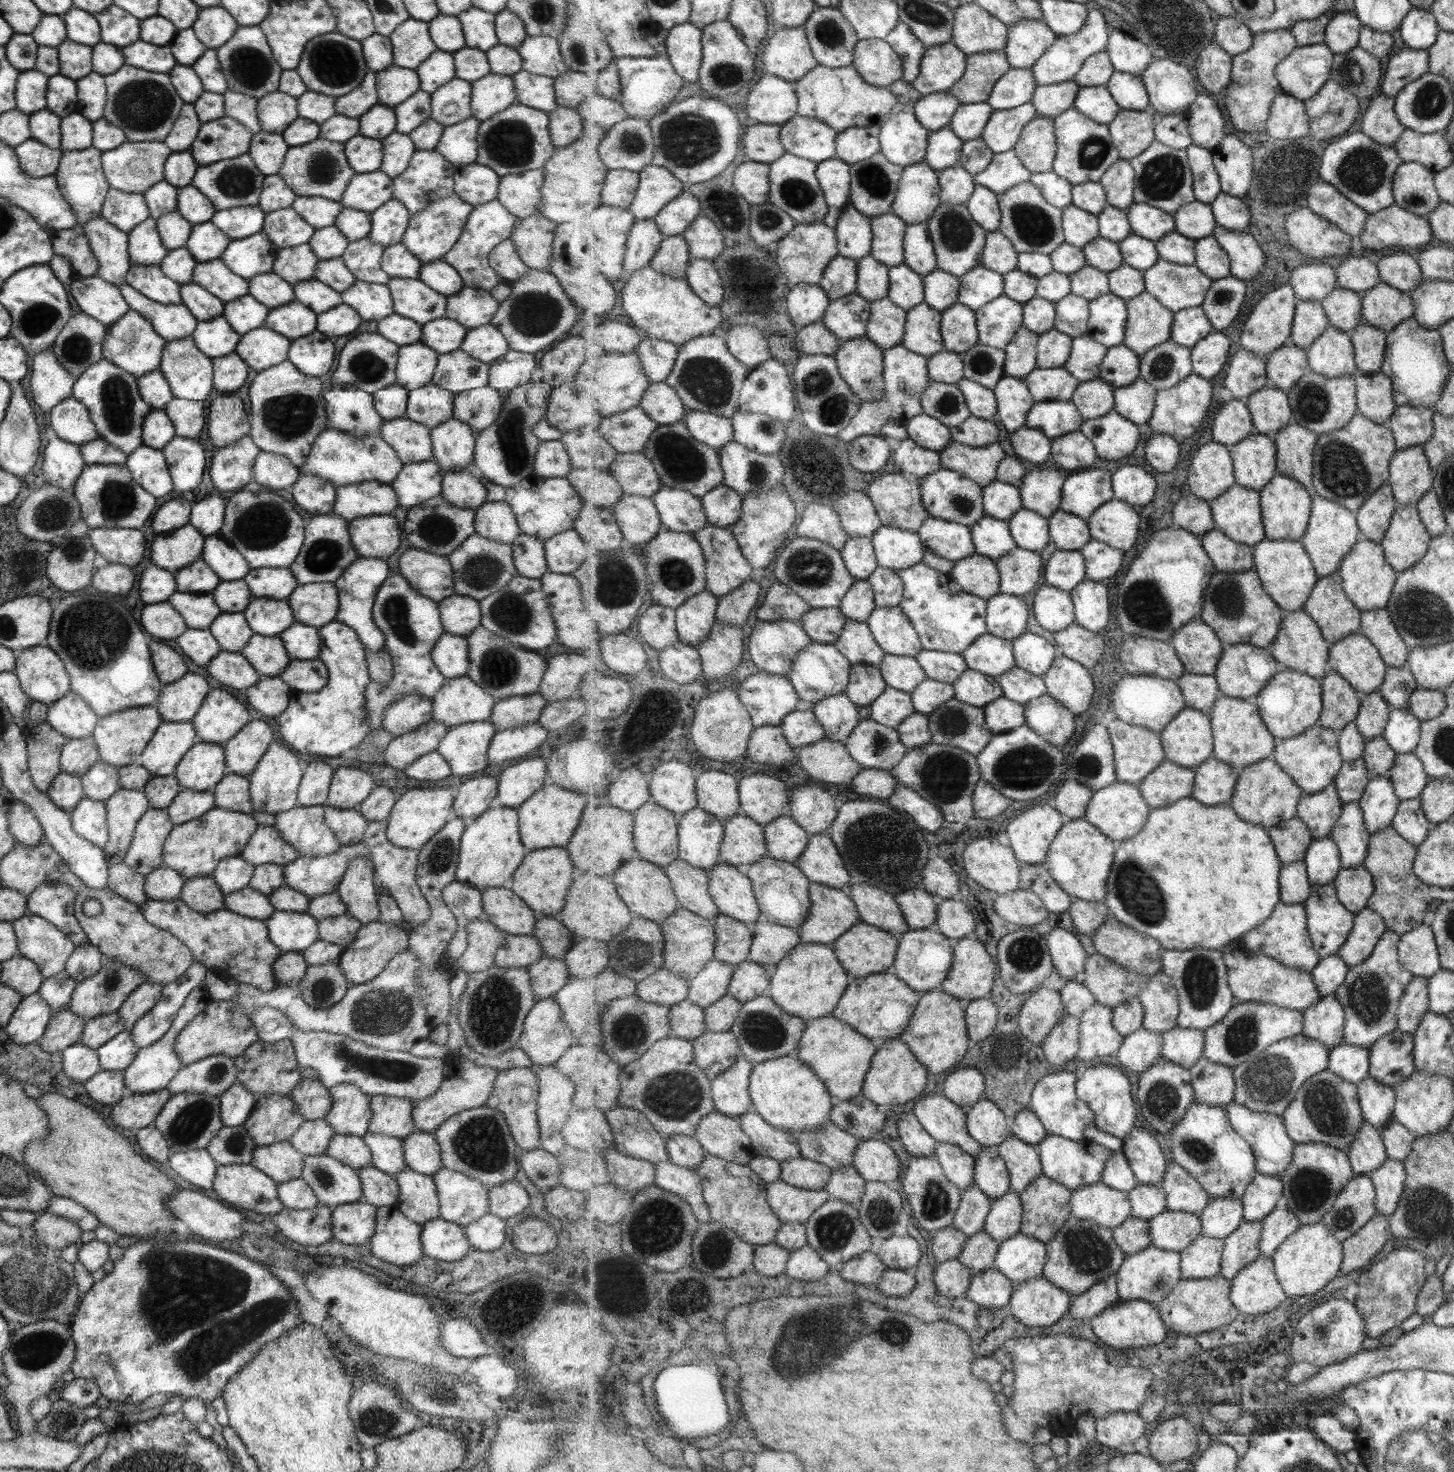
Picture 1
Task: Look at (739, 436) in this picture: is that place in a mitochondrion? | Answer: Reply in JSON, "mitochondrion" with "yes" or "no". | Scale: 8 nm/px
{"mitochondrion":"no"}

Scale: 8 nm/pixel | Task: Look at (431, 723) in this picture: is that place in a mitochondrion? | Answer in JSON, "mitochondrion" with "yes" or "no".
{"mitochondrion":"no"}

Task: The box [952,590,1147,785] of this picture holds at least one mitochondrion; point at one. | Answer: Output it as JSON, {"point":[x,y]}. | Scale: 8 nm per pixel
{"point":[1087,765]}

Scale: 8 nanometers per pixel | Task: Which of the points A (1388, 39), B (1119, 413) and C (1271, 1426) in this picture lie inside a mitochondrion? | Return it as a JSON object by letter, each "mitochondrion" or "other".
{"A":"other","B":"other","C":"other"}

